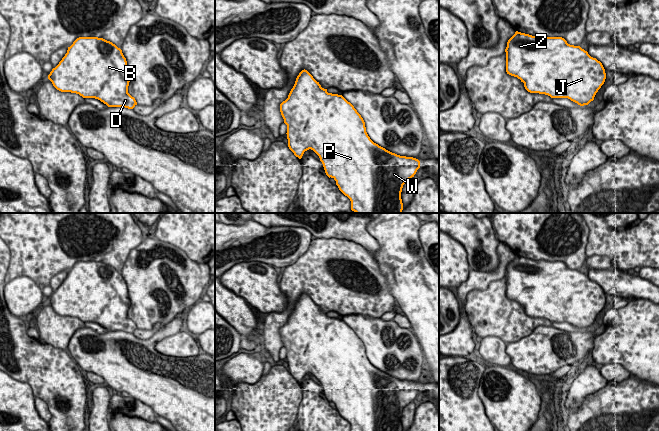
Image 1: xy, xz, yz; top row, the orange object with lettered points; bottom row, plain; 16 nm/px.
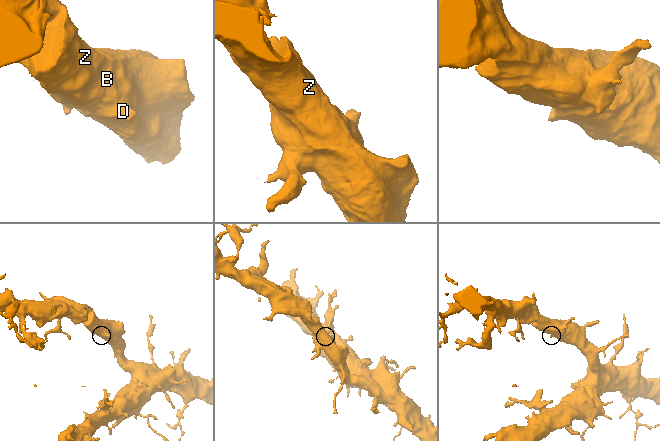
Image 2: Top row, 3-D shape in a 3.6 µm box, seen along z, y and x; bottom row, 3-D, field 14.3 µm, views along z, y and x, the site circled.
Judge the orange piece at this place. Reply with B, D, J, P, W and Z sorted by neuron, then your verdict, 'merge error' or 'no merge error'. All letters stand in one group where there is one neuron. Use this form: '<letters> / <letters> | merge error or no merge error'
B D J P W Z | no merge error

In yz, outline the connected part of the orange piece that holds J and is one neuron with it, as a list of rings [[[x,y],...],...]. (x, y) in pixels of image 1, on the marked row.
[[[516,31],[508,40],[506,72],[524,83],[530,93],[539,93],[551,98],[568,98],[580,106],[588,105],[606,79],[600,61],[591,57],[580,46],[567,43],[562,37],[532,36]]]

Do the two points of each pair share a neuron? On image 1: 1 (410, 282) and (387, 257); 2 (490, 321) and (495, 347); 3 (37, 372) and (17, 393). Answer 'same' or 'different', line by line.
1: same
2: different
3: different

